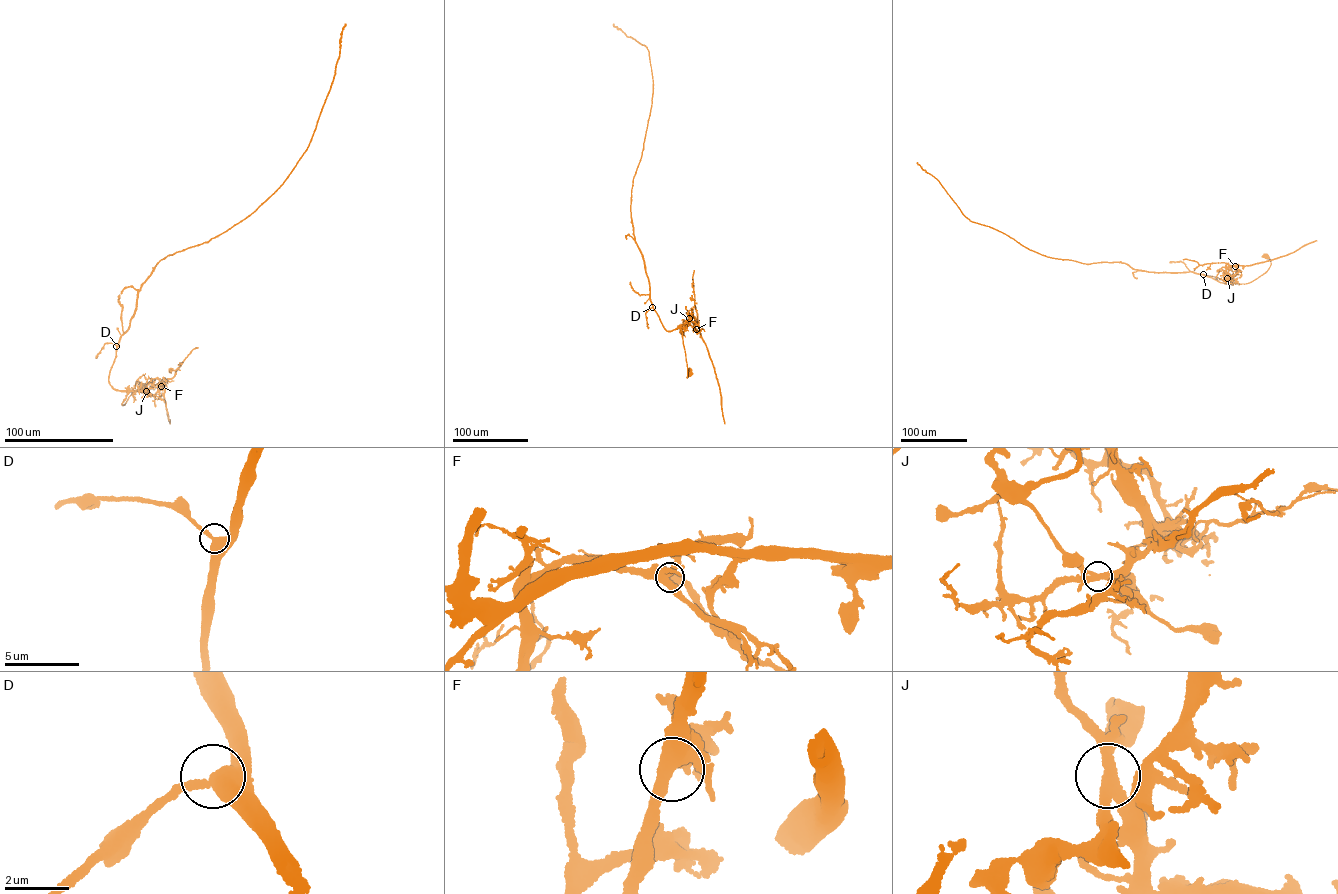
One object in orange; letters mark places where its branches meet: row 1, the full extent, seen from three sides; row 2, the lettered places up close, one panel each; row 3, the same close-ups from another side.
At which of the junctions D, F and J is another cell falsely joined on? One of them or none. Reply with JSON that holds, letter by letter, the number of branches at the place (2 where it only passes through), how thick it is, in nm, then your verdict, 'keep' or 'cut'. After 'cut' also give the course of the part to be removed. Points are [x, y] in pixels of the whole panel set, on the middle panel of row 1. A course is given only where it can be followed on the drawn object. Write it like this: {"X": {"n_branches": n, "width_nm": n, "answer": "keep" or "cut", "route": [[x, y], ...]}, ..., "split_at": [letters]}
{"D": {"n_branches": 3, "width_nm": 400, "answer": "keep"}, "F": {"n_branches": 3, "width_nm": 420, "answer": "keep"}, "J": {"n_branches": 3, "width_nm": 320, "answer": "cut", "route": [[689, 318], [691, 316], [695, 319], [712, 364], [724, 424]]}, "split_at": ["J"]}

